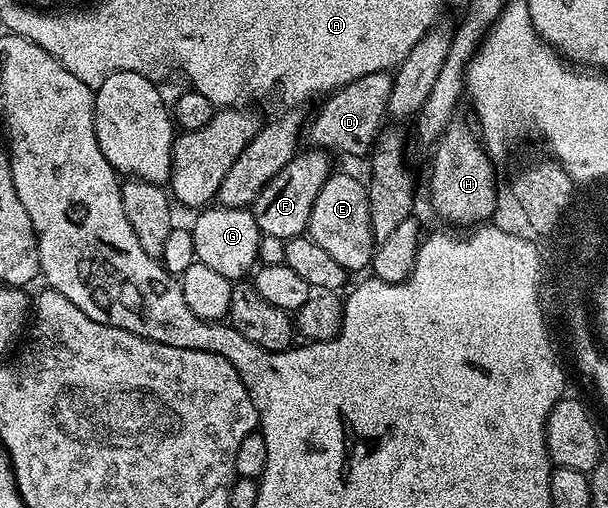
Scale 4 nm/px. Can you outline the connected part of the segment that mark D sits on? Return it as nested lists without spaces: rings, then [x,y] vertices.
[[[381,70],[380,72],[368,72],[368,76],[352,80],[348,85],[341,86],[339,90],[327,93],[321,99],[322,107],[318,110],[318,115],[314,119],[309,119],[308,134],[310,130],[311,147],[333,152],[338,154],[364,154],[371,153],[371,149],[375,144],[376,139],[383,129],[382,121],[387,121],[388,115],[388,96],[392,96],[392,84],[394,83],[393,73]]]

